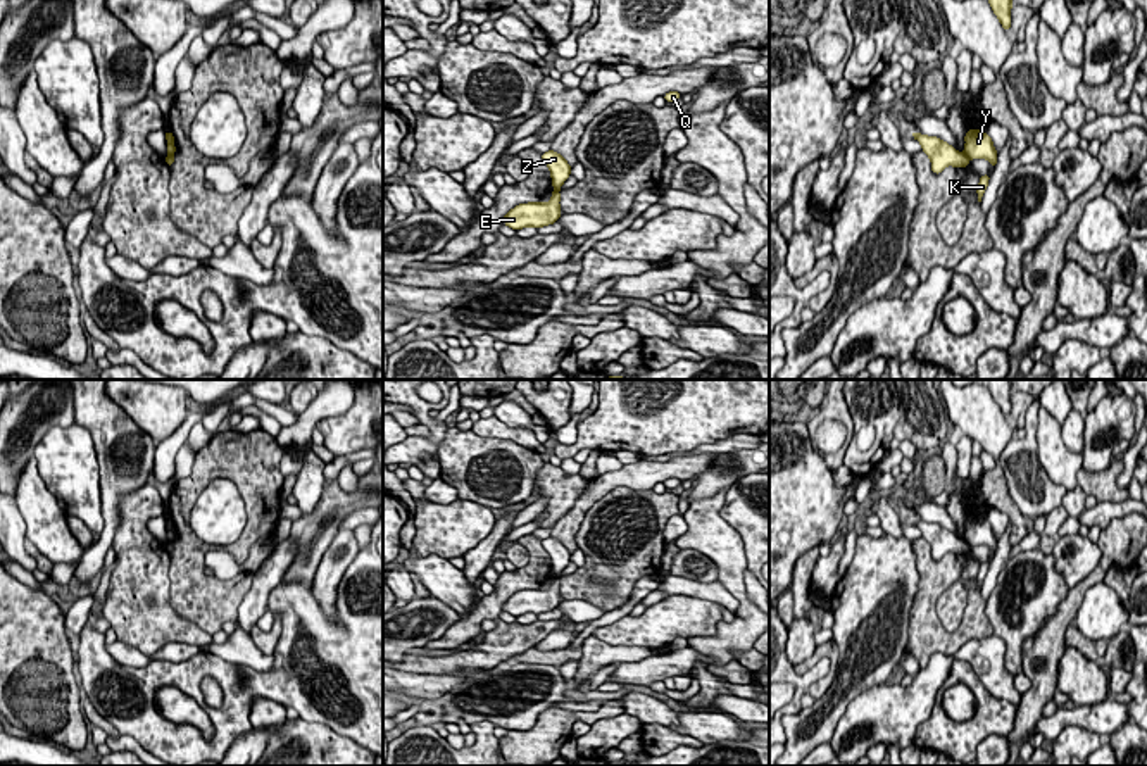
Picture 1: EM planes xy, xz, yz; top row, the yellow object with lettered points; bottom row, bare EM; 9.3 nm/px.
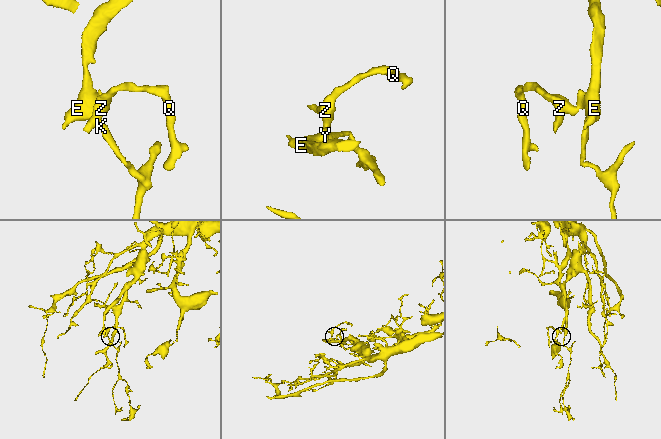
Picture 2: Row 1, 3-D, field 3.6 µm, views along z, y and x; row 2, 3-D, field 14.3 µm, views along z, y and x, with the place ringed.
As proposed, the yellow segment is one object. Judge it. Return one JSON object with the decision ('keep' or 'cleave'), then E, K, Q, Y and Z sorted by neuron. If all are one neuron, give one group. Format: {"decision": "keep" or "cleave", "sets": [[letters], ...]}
{"decision": "cleave", "sets": [["E", "K", "Y"], ["Q", "Z"]]}

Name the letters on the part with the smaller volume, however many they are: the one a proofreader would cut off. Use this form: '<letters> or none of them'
Q, Z

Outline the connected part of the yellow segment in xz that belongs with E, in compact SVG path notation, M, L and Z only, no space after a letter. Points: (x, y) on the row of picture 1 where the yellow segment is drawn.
M552 192L552 198L545 202L530 202L519 204L512 210L504 216L504 224L512 229L521 228L542 228L554 224L561 217L561 195L559 192Z

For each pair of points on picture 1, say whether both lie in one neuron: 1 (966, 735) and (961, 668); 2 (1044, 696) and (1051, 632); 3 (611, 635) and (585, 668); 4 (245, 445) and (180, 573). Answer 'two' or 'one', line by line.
1: one
2: one
3: two
4: one

